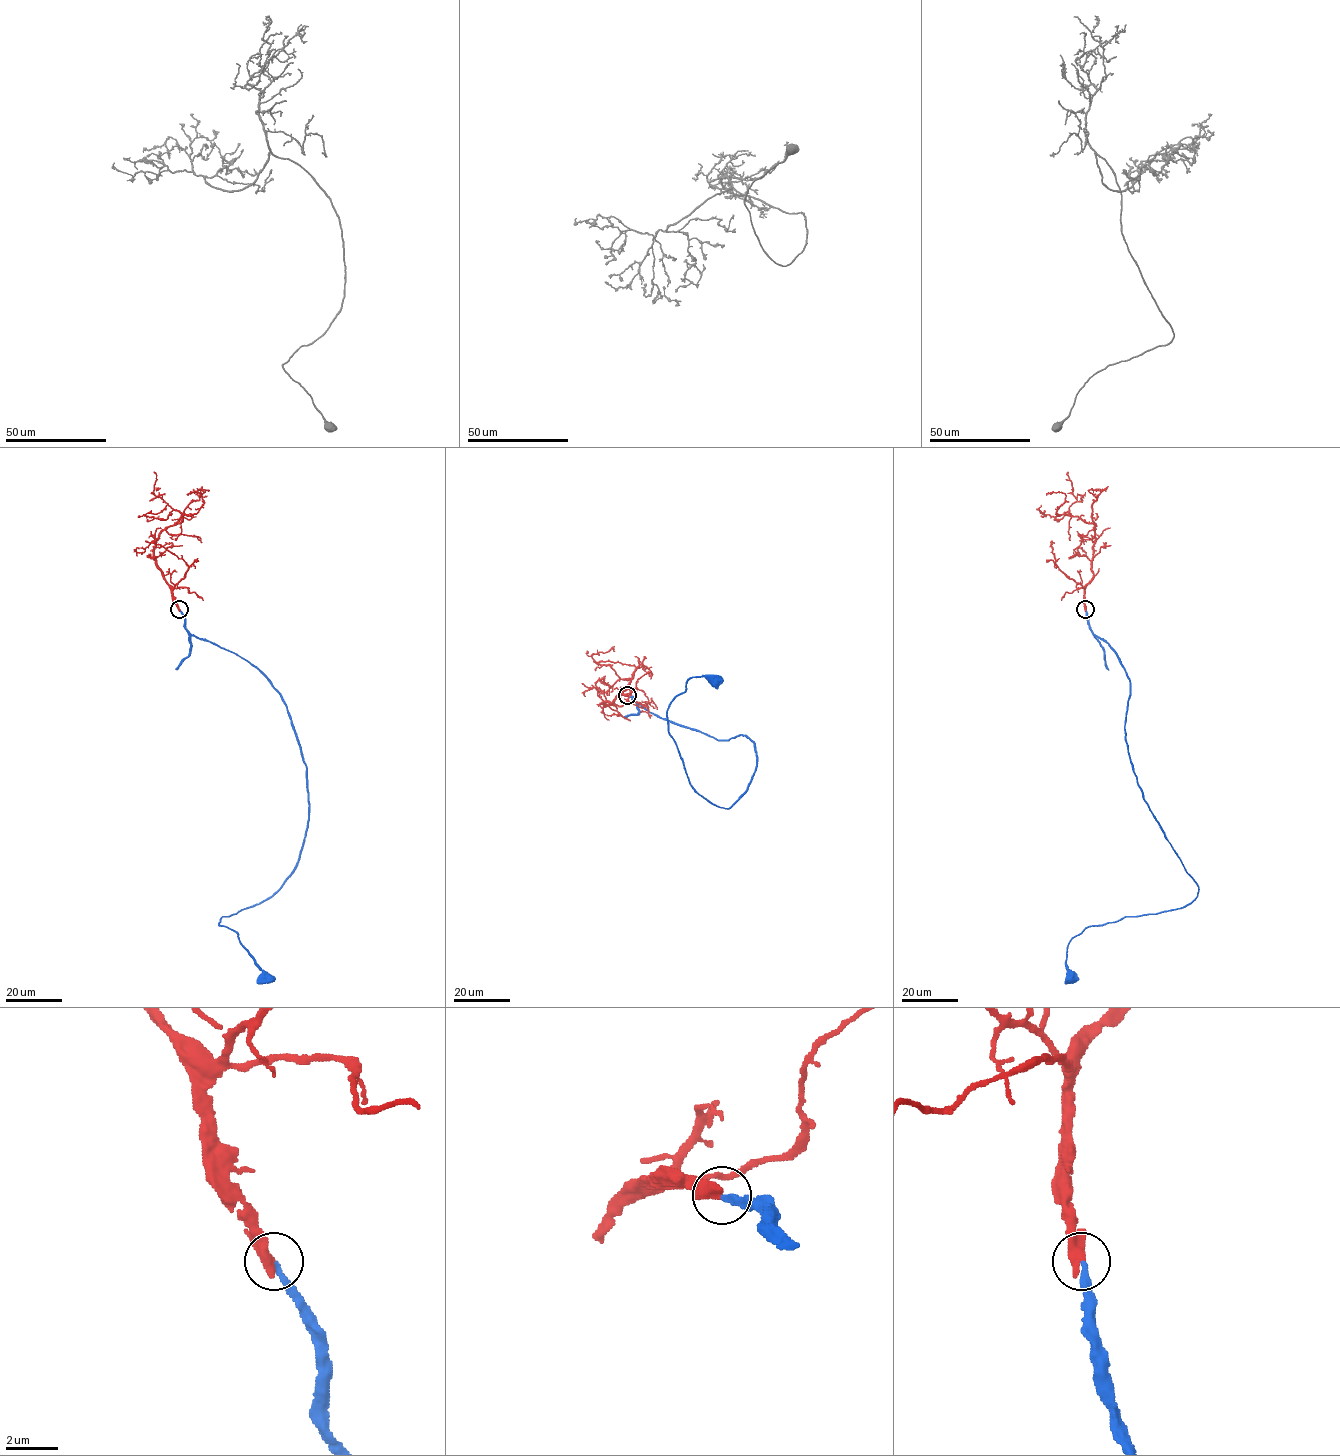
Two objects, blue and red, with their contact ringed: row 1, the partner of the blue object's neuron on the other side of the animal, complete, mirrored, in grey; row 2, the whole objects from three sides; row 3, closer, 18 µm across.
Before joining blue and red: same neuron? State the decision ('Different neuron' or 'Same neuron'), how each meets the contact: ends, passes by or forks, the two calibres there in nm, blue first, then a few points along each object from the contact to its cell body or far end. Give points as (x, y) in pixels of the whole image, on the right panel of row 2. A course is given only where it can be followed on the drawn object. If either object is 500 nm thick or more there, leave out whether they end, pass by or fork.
Same neuron. At the ring blue ends. At the ring red ends. Thickness 220 nm (blue) against 480 nm. Course of blue: (1086, 609), (1129, 679), (1137, 783), (1198, 887), (1181, 908), (1087, 927), (1067, 946), (1070, 977). Course of red: (1086, 609), (1084, 589), (1093, 576), (1095, 525), (1071, 516), (1069, 510), (1058, 520), (1042, 514), (1041, 505)

